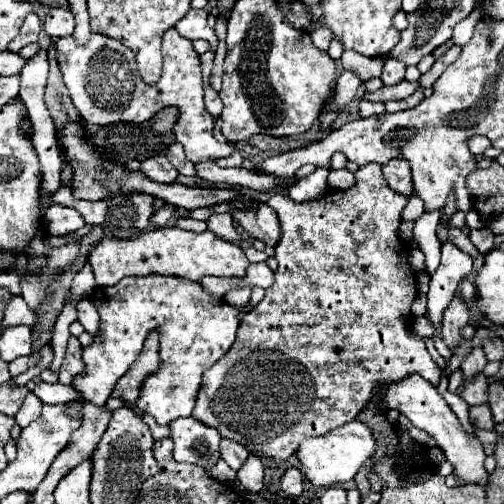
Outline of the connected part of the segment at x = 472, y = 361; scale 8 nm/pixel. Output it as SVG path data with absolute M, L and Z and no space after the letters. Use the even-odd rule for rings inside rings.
M473 348L473 350L467 354L467 358L463 360L461 370L463 370L465 378L467 378L469 382L473 382L475 376L485 368L485 364L487 364L487 358L485 358L485 354L483 354L483 348Z

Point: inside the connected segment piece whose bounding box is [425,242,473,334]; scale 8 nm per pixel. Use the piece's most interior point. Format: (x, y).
(455, 265)

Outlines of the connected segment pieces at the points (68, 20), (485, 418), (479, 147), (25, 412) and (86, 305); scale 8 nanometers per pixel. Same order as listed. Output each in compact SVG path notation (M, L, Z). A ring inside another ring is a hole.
M53 8L47 18L45 18L45 26L43 30L55 40L55 38L63 38L63 36L71 36L75 28L75 16L71 14L71 10L63 10L63 8Z
M487 404L483 406L473 406L469 408L469 418L471 418L471 424L475 428L485 428L485 430L491 430L495 426L495 420L491 416L491 410Z
M471 136L469 138L469 150L477 156L477 154L483 154L487 148L491 146L491 142L487 140L487 138L483 138L483 136Z
M29 392L27 398L23 400L21 410L15 414L15 422L17 422L21 428L25 428L29 422L33 422L35 418L39 418L41 408L43 408L43 402L41 402L33 392Z
M81 300L77 304L77 320L83 324L83 328L89 332L89 334L97 334L99 330L99 312L95 308L95 304L91 300Z

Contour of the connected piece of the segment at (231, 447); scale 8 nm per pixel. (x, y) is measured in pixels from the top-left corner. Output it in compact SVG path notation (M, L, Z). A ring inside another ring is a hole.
M221 438L221 458L233 468L233 470L239 470L239 466L243 464L243 458L247 458L247 450L245 446L237 444L235 440L227 440L227 438Z

